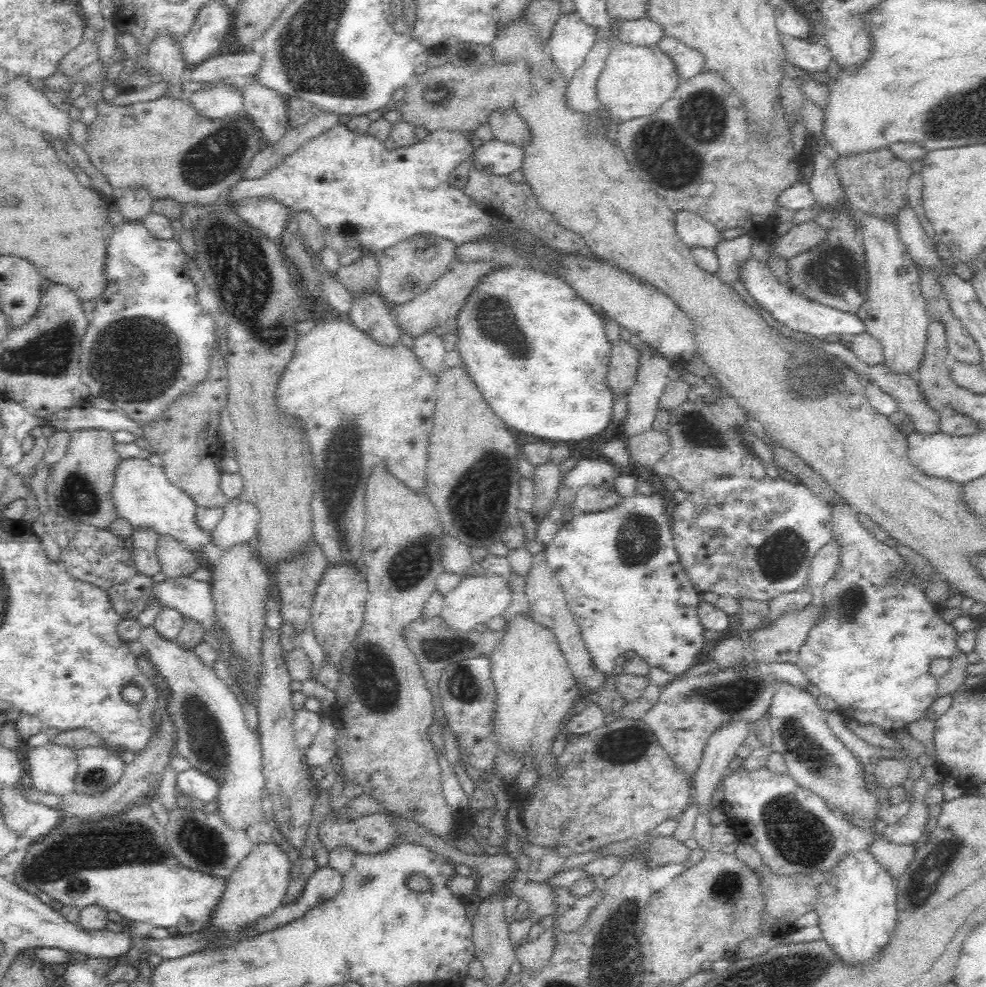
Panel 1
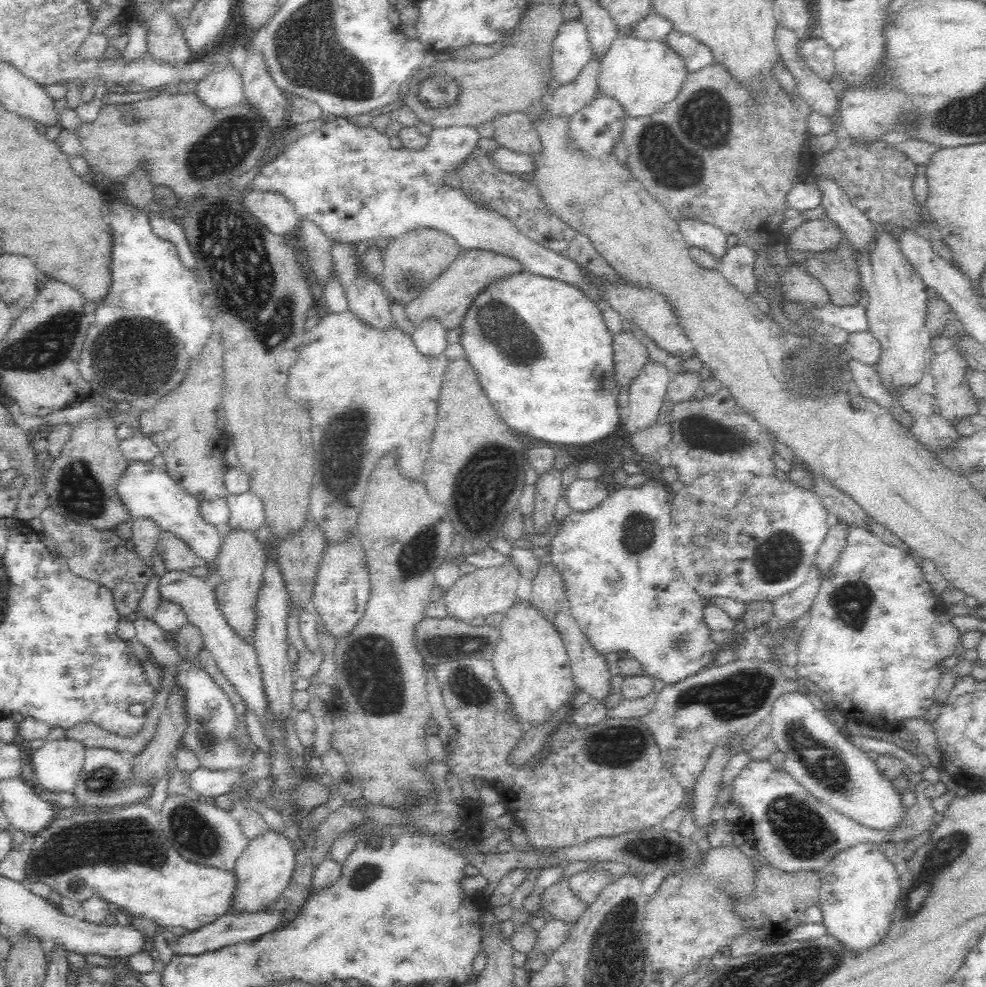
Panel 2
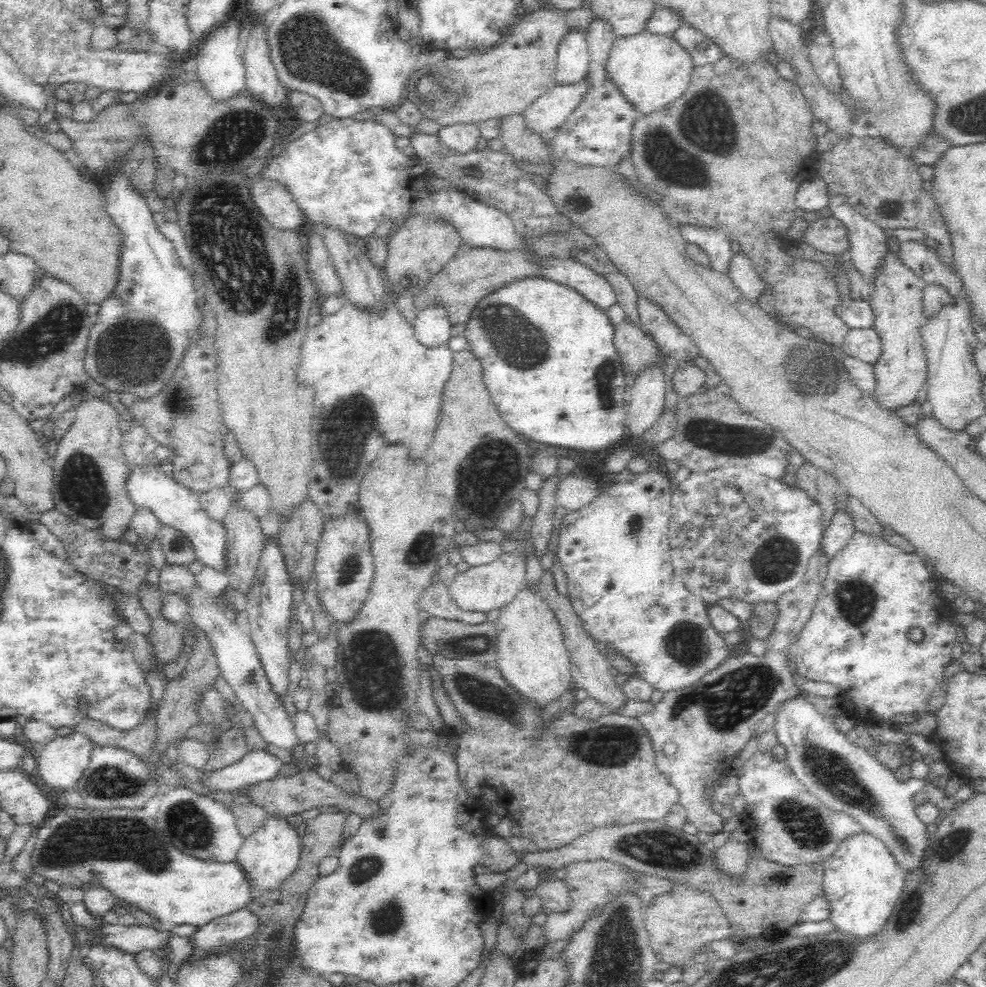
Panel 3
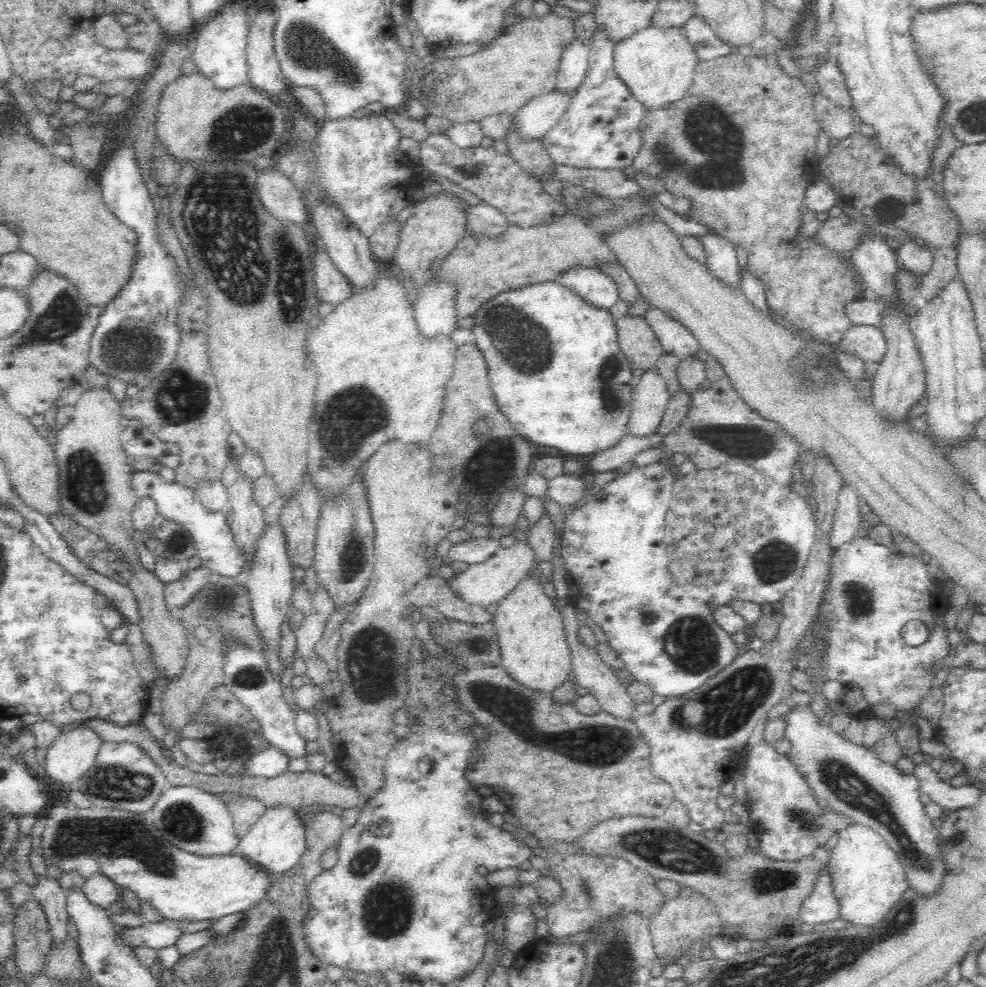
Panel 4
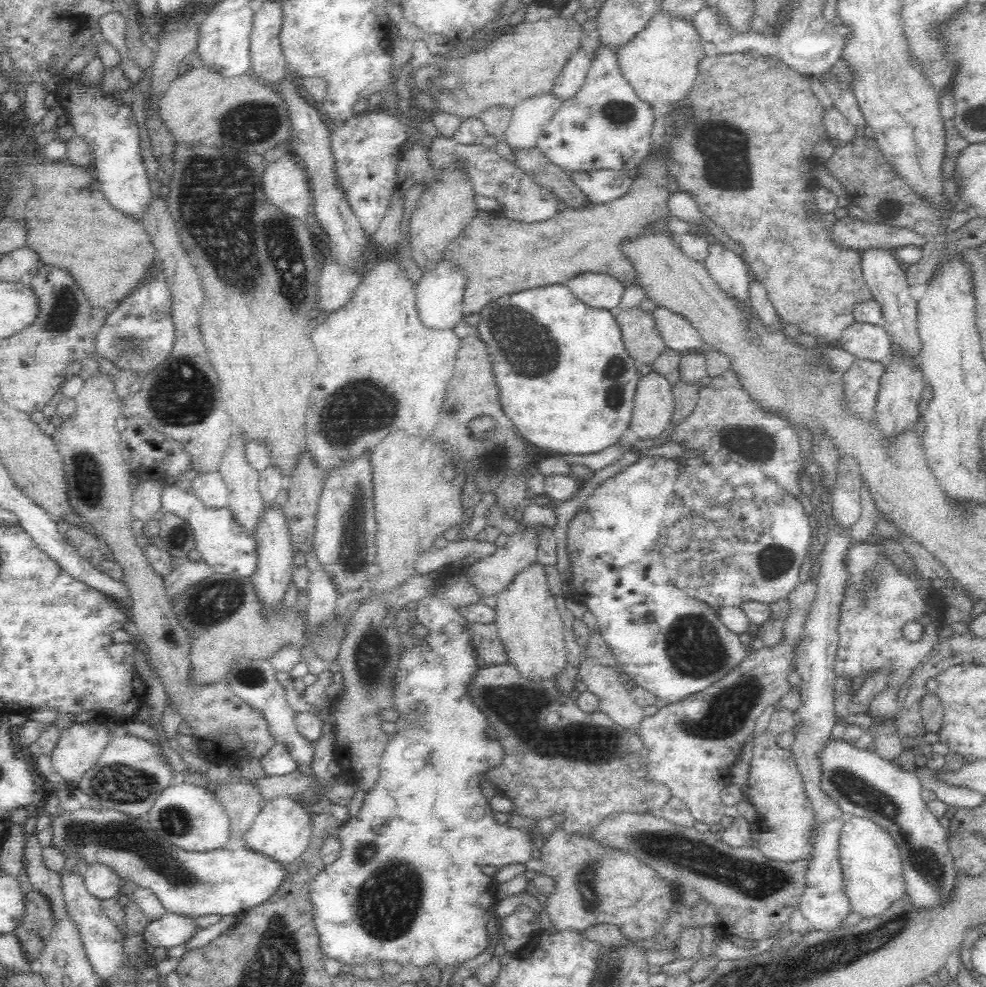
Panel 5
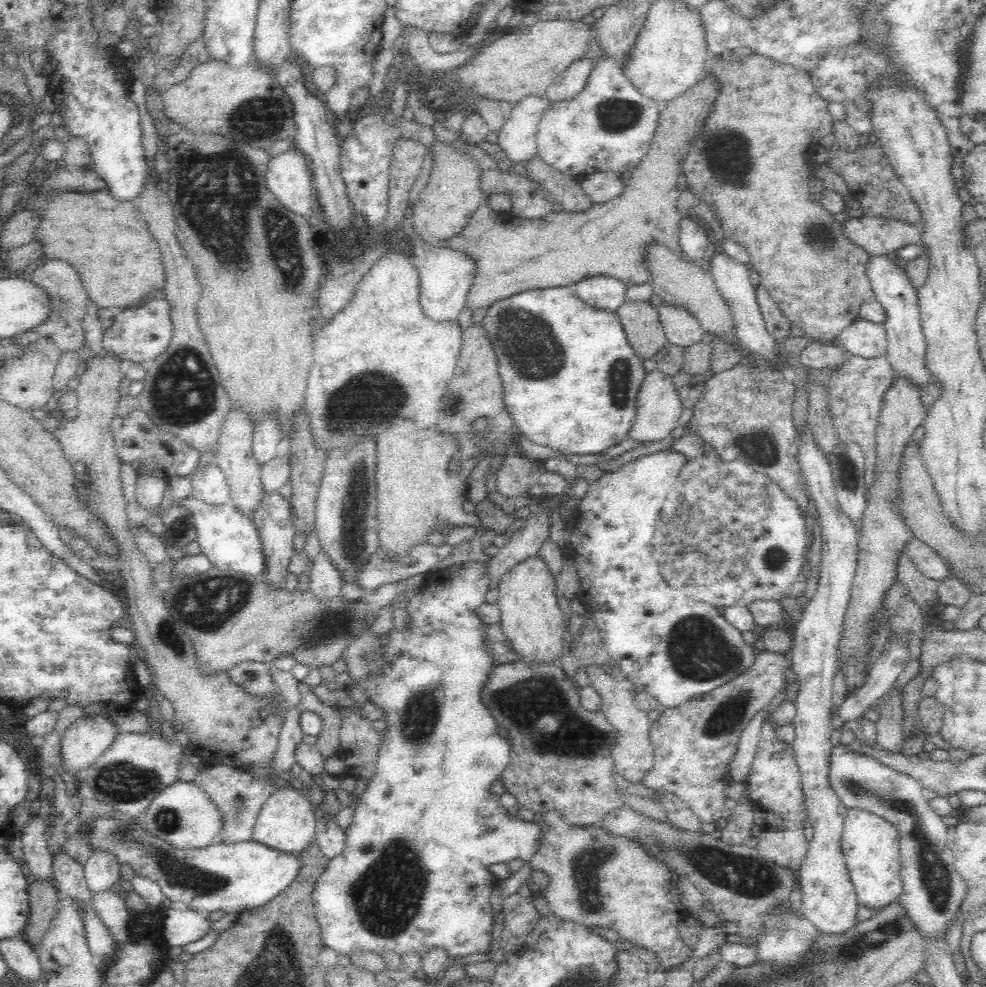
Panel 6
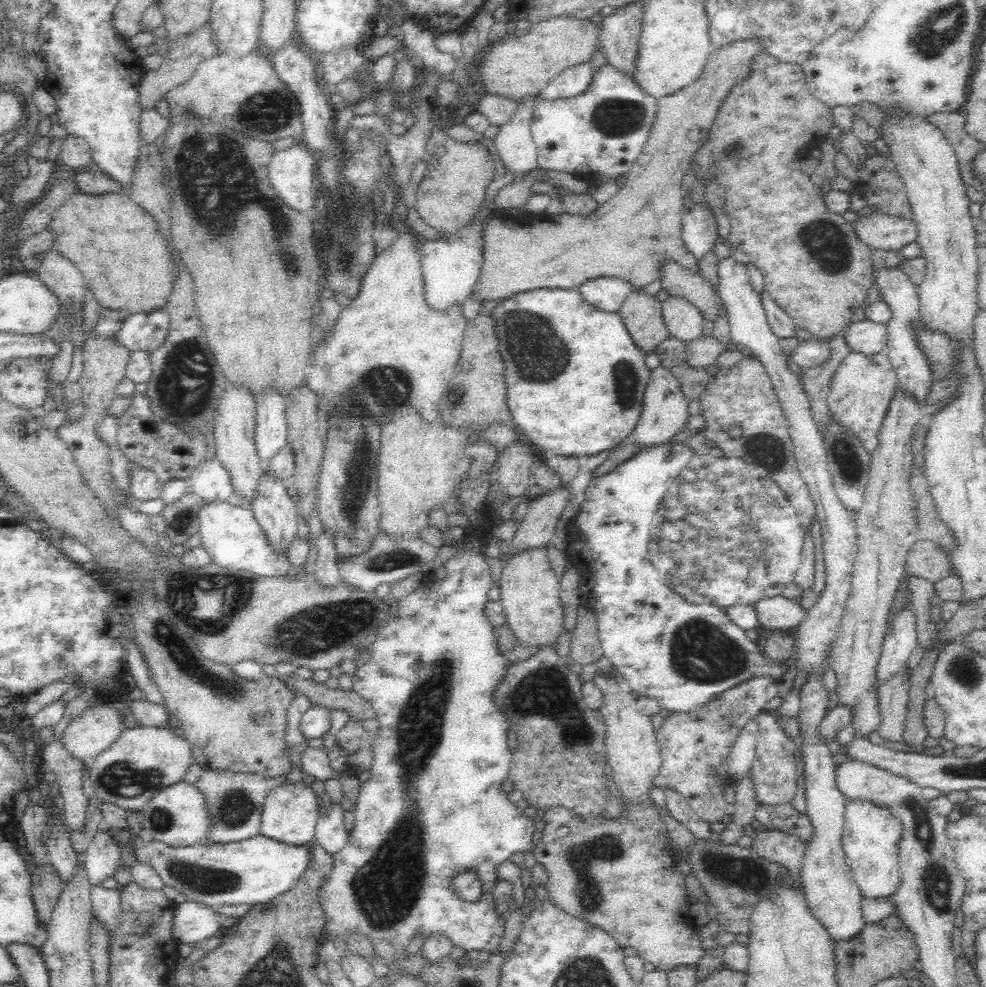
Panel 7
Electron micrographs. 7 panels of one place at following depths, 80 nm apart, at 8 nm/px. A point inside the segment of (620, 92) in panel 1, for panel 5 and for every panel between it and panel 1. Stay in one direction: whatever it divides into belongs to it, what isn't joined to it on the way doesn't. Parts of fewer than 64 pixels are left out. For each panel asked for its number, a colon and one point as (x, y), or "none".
2: (643, 74)
3: (653, 69)
4: (657, 63)
5: (661, 62)

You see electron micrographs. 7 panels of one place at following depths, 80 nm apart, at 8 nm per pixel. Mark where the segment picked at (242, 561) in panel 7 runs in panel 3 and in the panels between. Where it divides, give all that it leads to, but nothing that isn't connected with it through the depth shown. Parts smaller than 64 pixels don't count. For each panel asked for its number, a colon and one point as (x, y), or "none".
3: (173, 504)
4: (215, 543)
5: (225, 544)
6: (230, 539)

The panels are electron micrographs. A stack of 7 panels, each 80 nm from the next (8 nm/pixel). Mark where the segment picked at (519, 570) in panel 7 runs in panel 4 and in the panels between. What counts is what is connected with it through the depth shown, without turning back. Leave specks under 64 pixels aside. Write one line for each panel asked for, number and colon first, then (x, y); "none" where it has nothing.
4: (533, 649)
5: (528, 621)
6: (531, 618)

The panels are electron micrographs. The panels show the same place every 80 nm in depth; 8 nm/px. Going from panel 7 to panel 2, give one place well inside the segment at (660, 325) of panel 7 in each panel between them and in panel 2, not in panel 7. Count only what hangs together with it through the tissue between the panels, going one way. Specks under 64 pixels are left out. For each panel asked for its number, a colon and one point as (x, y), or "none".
2: (630, 355)
3: (638, 350)
4: (635, 336)
5: (644, 342)
6: (640, 319)

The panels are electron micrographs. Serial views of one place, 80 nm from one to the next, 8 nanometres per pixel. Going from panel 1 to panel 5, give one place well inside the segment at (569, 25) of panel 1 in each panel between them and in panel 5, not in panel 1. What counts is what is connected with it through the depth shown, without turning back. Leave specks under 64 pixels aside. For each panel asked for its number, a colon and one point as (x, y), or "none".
2: (570, 52)
3: (573, 56)
4: (574, 65)
5: (574, 74)

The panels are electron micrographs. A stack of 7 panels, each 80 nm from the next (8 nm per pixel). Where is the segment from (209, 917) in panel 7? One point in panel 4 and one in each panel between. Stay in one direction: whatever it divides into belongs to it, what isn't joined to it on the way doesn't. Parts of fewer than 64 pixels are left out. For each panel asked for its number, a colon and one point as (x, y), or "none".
4: (157, 935)
5: (173, 929)
6: (183, 925)

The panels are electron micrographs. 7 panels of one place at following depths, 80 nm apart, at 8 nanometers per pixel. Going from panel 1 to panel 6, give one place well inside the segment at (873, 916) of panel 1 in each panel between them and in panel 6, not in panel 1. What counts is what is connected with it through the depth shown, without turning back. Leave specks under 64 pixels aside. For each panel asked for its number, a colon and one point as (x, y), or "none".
2: (860, 887)
3: (863, 882)
4: (869, 878)
5: (873, 873)
6: (870, 844)

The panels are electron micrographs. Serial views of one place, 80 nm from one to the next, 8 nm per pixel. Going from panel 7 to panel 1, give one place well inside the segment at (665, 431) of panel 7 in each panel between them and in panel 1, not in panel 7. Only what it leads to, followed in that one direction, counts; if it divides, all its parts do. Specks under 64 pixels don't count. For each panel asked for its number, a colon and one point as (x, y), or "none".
1: (655, 372)
2: (647, 391)
3: (646, 394)
4: (650, 398)
5: (654, 408)
6: (659, 407)

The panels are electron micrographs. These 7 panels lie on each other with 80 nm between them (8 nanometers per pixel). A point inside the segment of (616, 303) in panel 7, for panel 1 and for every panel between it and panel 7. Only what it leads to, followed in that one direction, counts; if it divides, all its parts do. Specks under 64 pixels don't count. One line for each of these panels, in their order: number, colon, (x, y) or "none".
1: (363, 196)
2: (347, 179)
3: (594, 287)
4: (594, 286)
5: (598, 290)
6: (602, 292)

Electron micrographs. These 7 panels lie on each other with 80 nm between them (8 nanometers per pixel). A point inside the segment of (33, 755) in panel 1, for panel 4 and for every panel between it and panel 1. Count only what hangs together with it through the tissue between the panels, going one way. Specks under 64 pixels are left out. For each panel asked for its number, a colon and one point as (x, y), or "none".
2: (56, 765)
3: (61, 763)
4: (74, 752)

